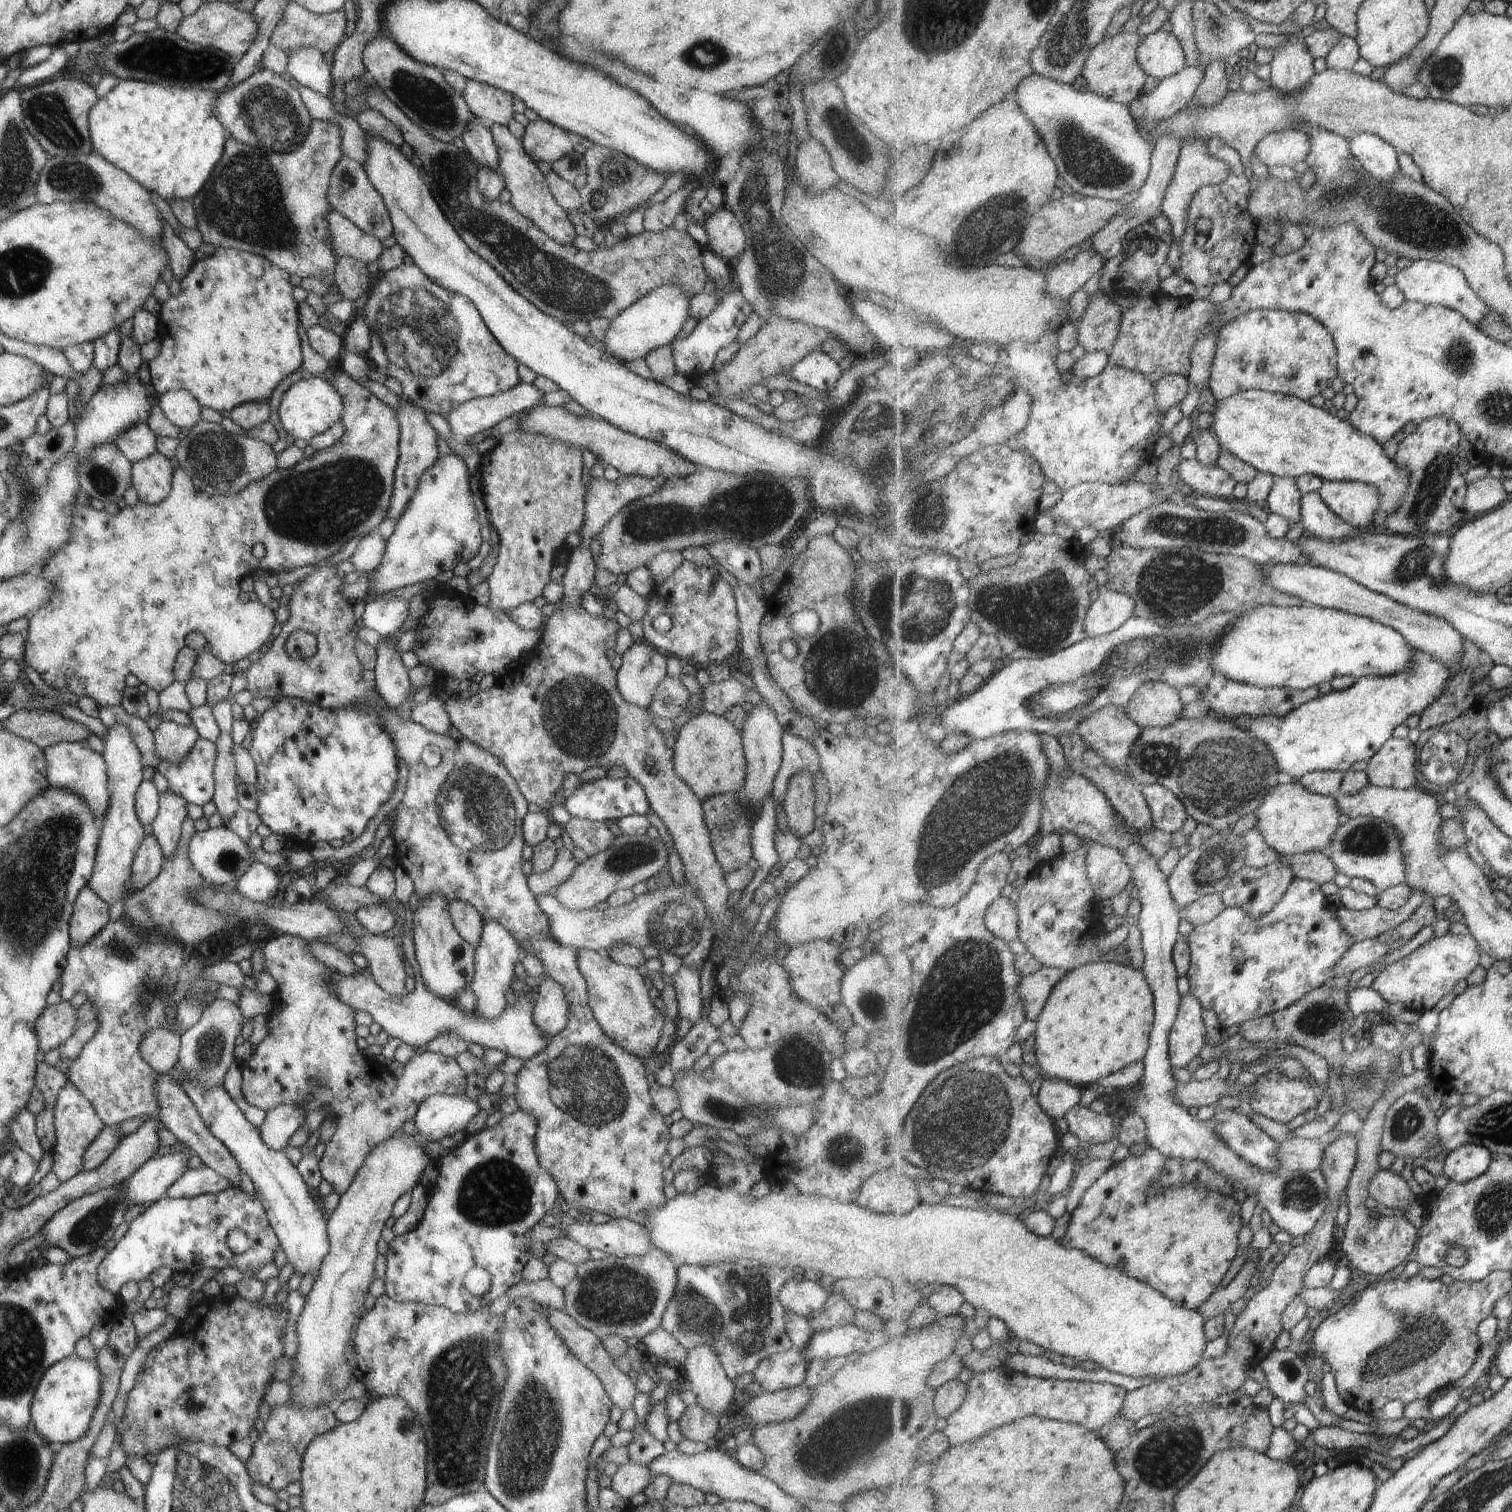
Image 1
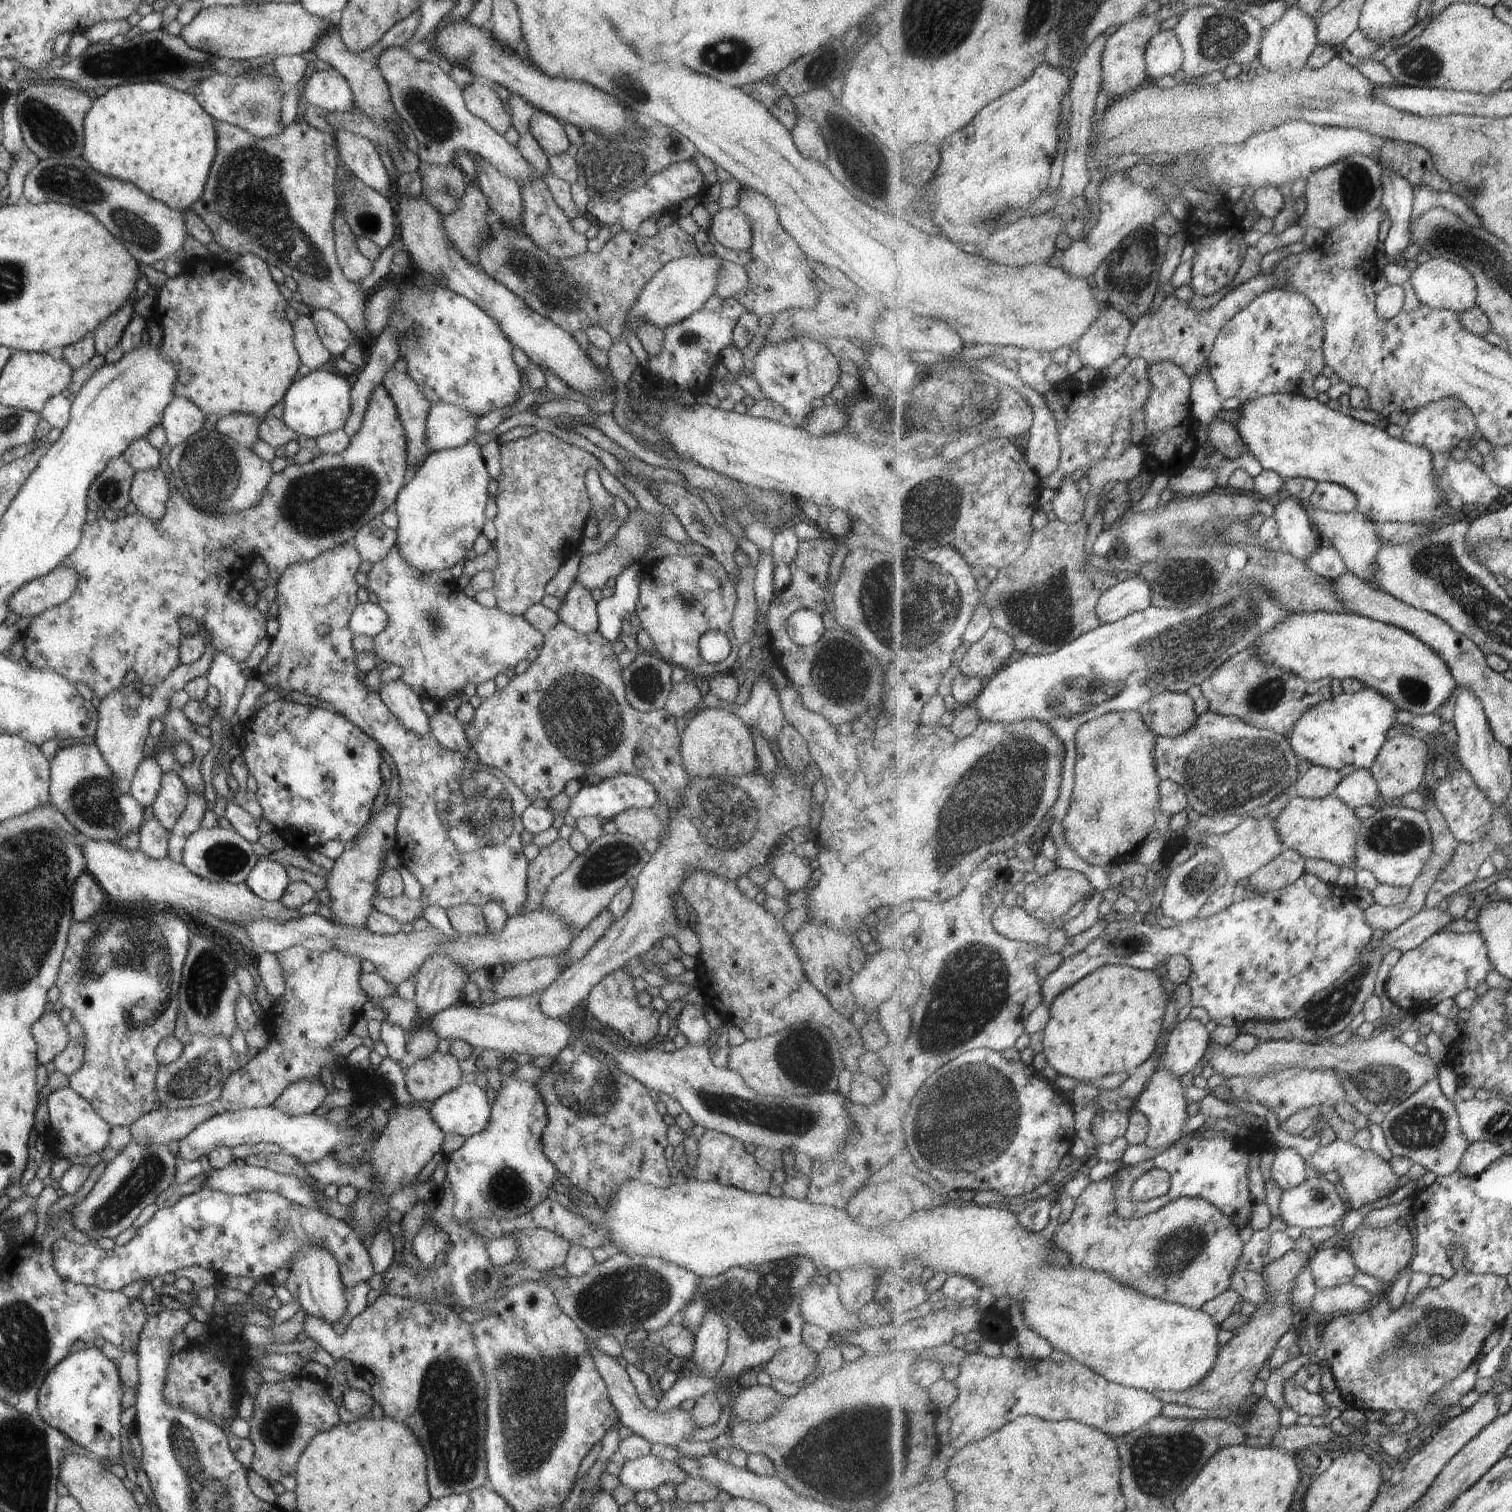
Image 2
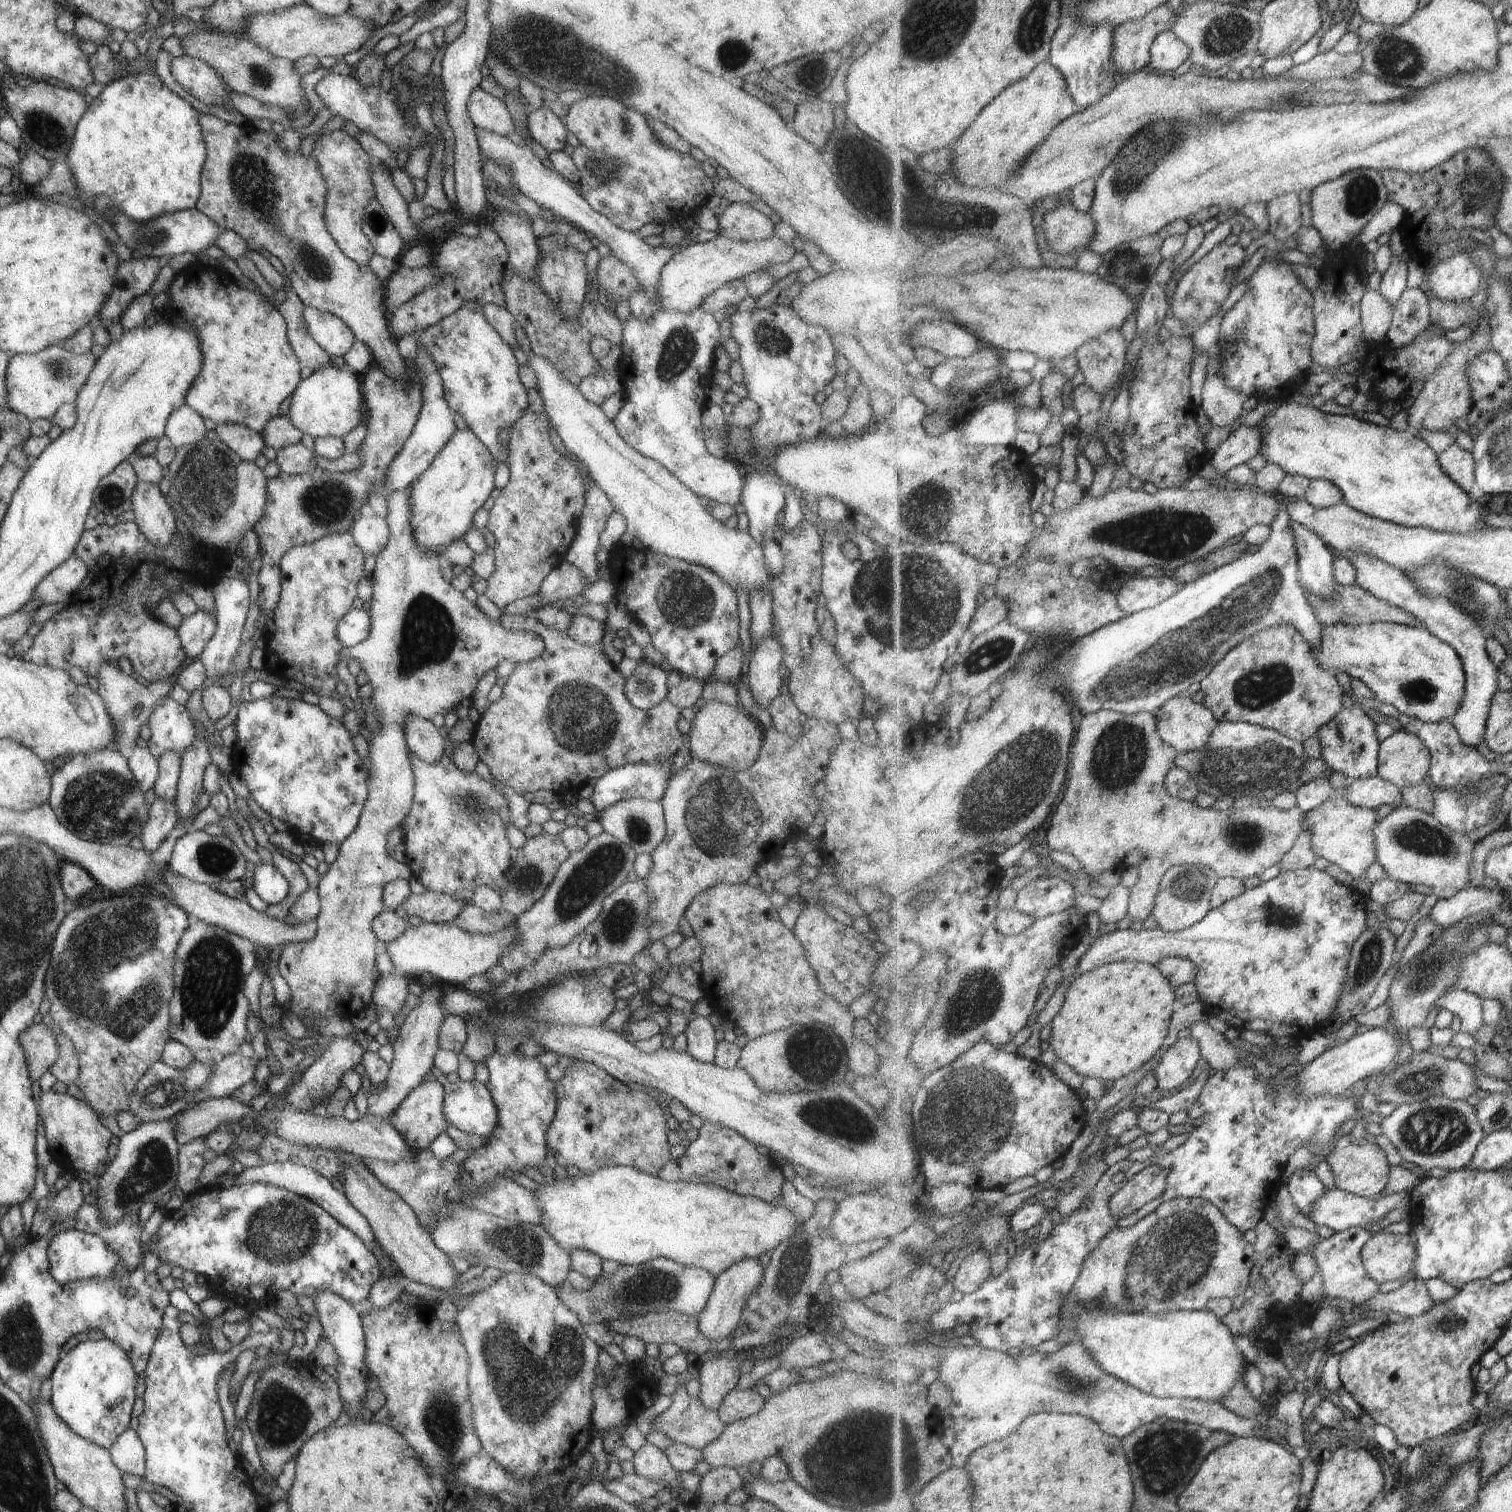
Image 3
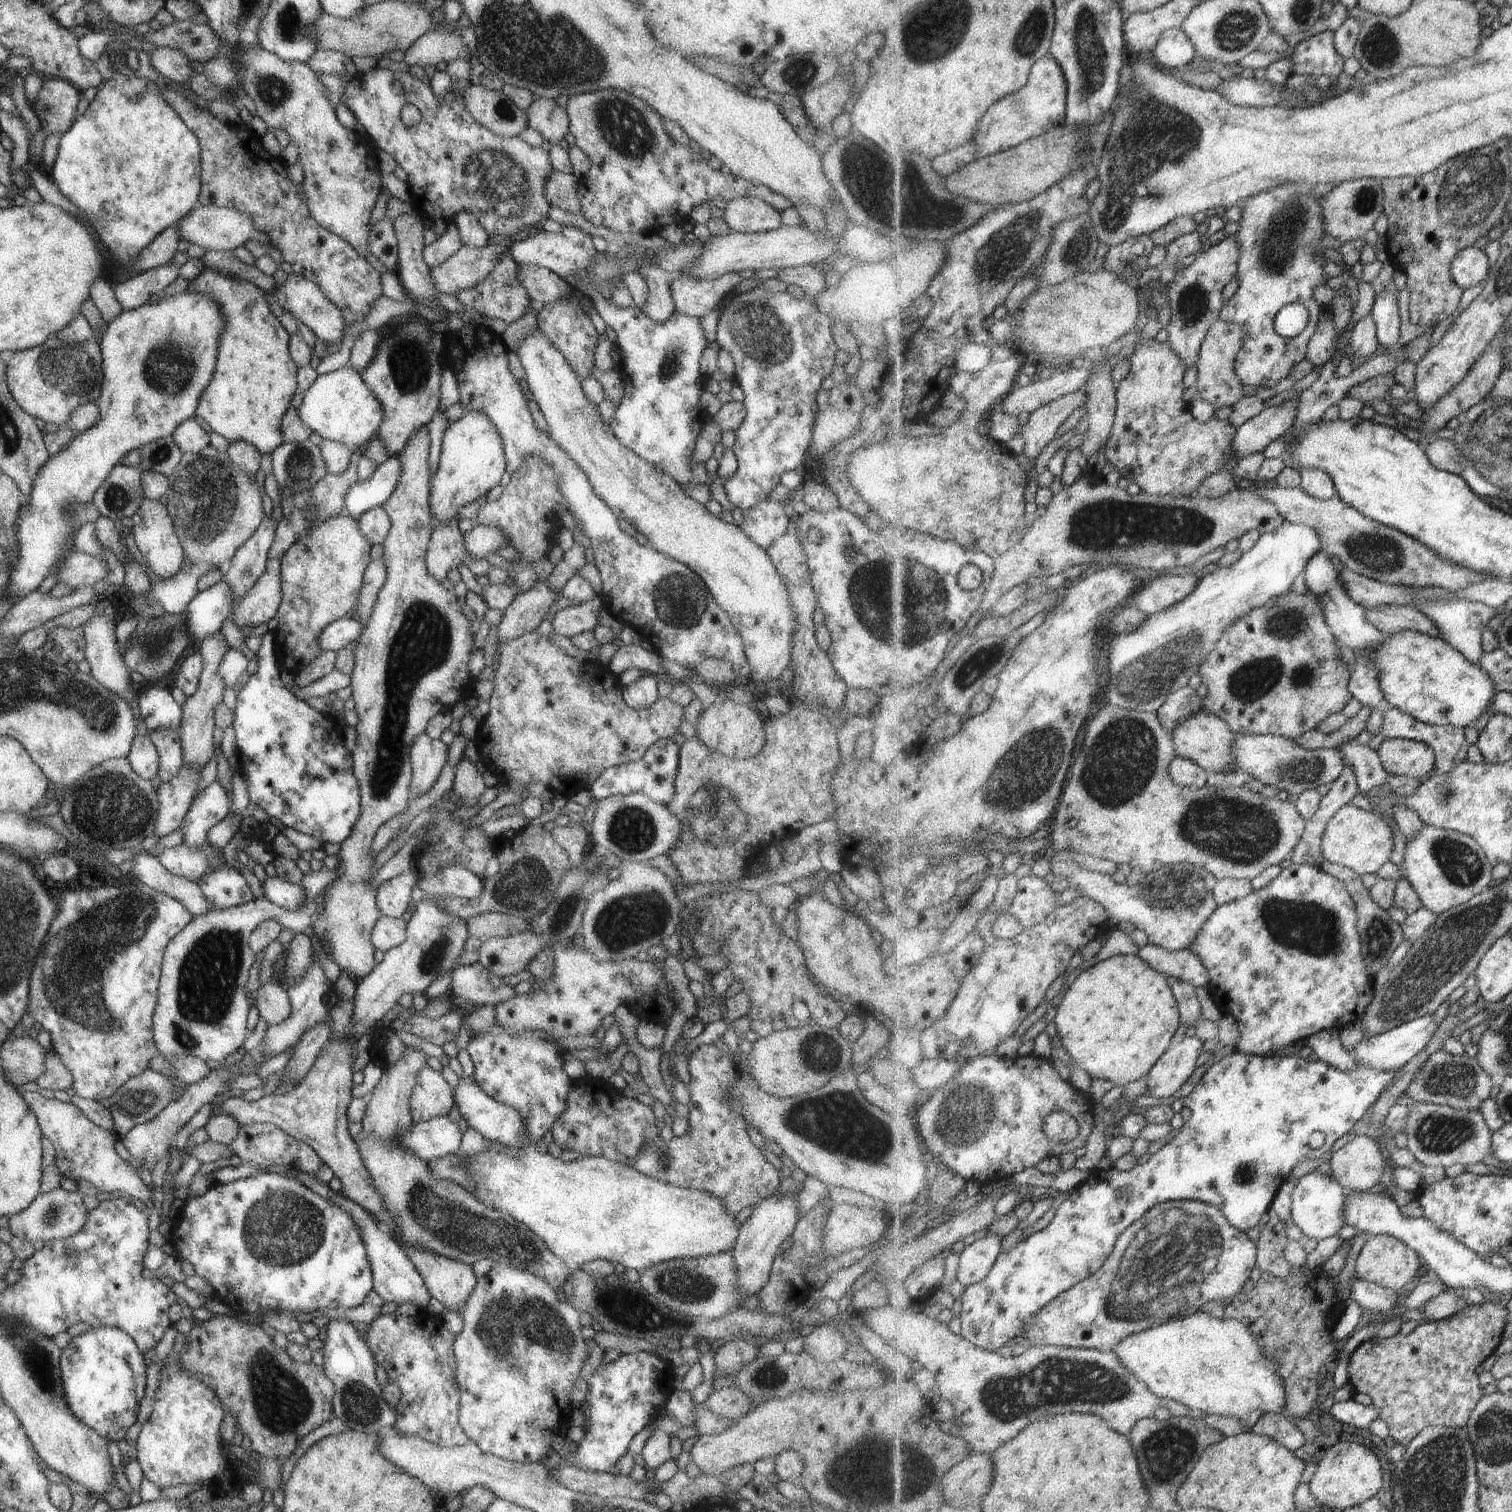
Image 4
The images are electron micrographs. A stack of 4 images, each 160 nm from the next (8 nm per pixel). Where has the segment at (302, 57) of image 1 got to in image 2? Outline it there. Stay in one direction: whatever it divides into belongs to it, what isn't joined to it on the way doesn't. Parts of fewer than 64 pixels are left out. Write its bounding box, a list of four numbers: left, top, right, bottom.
[302,66,356,112]

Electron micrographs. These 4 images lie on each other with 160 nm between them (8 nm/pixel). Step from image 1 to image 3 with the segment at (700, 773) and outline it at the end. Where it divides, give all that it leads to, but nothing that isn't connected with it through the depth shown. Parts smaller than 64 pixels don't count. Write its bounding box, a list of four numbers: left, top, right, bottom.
[687,701,762,771]

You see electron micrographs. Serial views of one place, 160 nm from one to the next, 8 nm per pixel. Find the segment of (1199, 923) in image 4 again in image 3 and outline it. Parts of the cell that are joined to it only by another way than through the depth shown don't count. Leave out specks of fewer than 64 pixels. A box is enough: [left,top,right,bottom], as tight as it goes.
[1152,863,1219,932]

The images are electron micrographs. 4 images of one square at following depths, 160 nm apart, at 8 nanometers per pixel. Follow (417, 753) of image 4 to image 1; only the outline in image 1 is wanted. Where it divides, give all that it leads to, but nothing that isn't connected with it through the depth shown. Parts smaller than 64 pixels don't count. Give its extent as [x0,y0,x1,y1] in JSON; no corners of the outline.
[373,637,409,709]

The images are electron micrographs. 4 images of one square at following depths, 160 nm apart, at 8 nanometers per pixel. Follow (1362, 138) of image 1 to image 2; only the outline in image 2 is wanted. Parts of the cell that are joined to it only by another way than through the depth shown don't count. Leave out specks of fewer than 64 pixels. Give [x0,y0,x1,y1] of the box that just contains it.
[1382,167,1413,270]

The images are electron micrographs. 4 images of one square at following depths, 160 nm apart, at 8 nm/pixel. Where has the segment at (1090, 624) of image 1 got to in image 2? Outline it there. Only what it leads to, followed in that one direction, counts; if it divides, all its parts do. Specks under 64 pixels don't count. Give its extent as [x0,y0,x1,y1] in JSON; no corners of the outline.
[1097,576,1154,625]

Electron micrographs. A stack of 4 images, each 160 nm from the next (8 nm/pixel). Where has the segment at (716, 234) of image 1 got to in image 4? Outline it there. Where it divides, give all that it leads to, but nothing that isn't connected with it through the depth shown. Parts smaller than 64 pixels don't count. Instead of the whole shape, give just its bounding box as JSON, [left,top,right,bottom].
[723,197,780,233]

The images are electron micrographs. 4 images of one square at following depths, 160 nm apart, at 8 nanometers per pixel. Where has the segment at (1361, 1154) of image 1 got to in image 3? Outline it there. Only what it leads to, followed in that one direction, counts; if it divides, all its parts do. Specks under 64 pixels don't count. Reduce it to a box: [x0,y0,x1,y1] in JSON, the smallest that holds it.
[1362,1231,1417,1284]

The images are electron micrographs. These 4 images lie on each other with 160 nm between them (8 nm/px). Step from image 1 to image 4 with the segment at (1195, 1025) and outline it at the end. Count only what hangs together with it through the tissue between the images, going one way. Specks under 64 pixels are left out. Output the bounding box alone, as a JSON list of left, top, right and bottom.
[1147,1036,1203,1098]

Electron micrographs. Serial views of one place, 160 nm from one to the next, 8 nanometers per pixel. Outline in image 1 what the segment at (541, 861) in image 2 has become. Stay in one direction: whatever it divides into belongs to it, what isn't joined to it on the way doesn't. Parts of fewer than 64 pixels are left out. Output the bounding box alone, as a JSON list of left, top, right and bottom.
[526,846,576,897]

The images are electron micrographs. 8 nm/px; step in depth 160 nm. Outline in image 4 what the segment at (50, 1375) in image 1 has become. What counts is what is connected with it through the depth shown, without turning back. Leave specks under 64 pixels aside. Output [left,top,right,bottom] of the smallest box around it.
[59,1327,145,1439]

